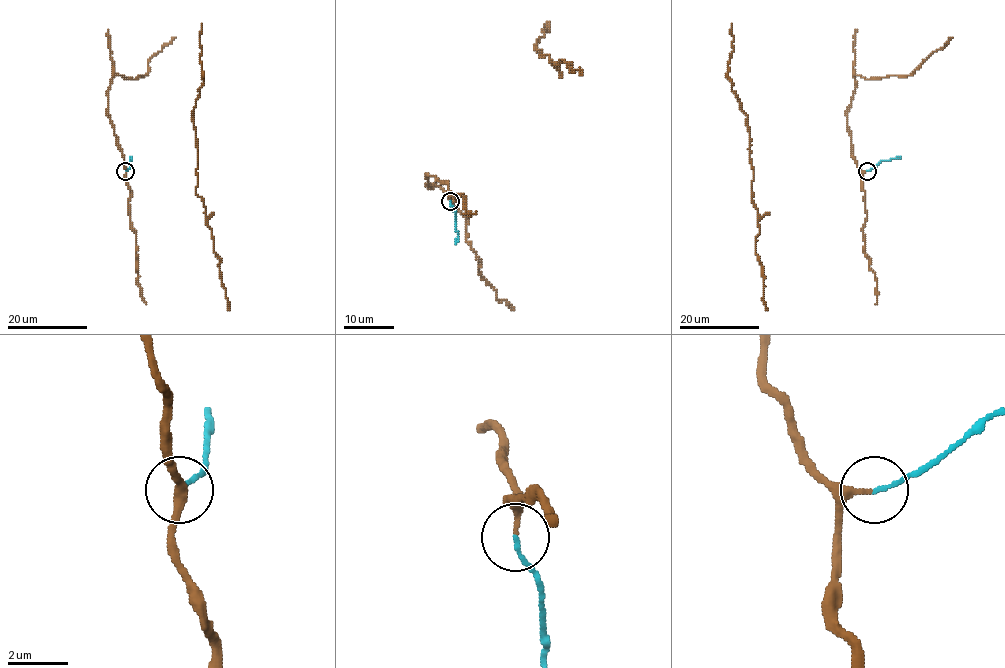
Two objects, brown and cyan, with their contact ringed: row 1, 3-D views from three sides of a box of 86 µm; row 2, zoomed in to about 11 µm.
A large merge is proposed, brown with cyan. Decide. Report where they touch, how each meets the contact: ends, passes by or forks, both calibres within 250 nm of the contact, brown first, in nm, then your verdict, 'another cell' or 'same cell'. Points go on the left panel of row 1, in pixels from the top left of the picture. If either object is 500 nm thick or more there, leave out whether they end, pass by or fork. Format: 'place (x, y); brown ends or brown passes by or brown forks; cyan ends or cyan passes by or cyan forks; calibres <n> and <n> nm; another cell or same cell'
place (125, 171); brown passes by; cyan ends; calibres 160 and 130 nm; same cell

